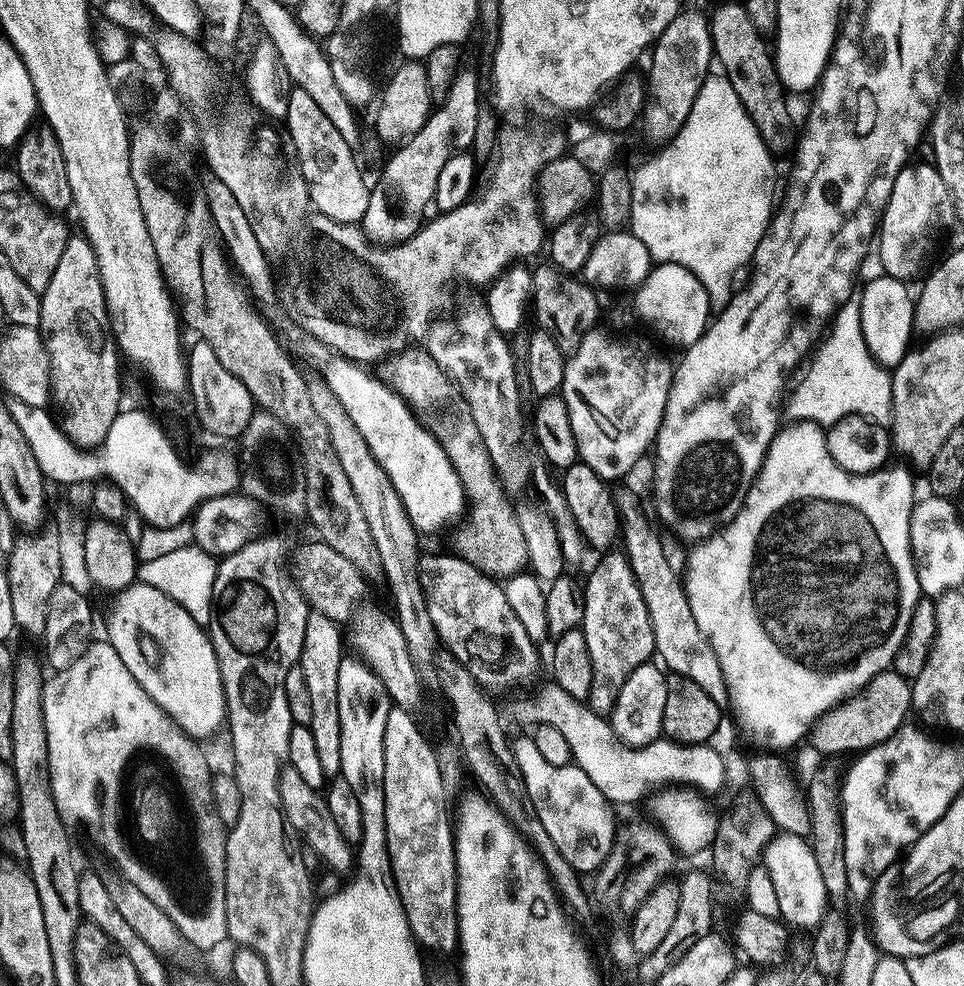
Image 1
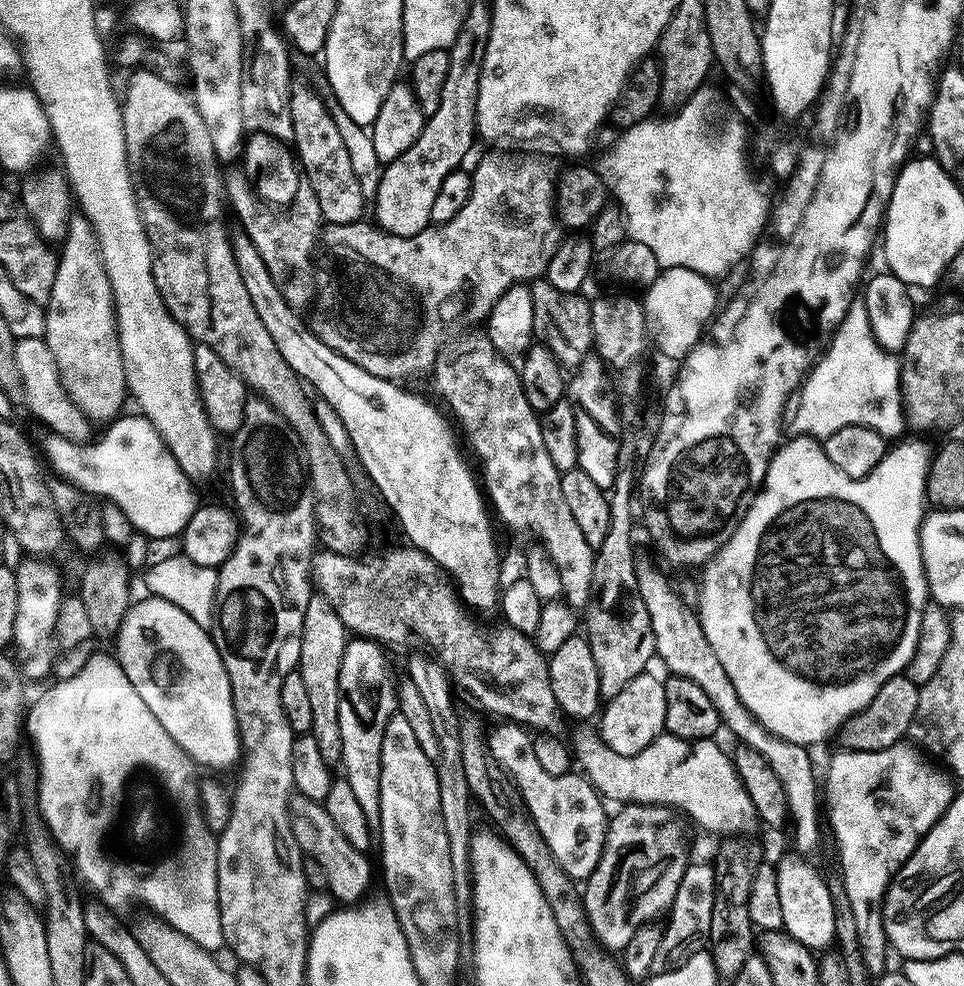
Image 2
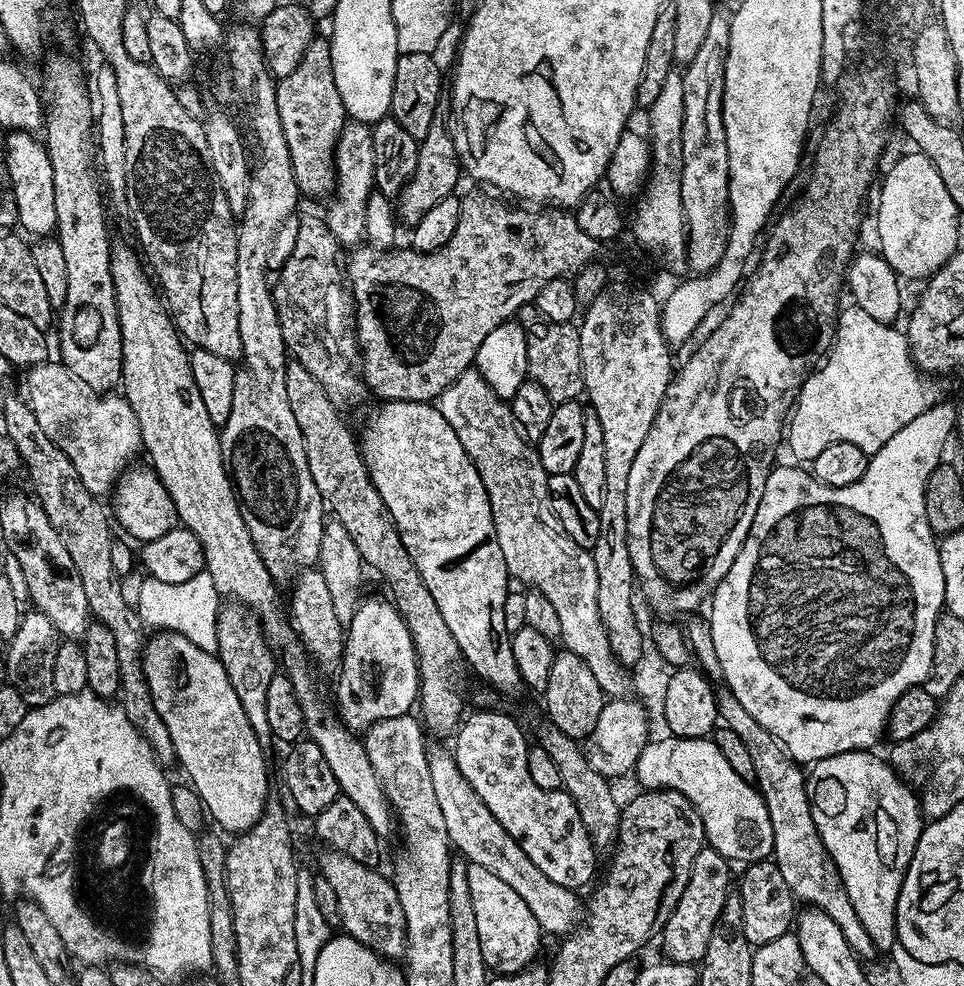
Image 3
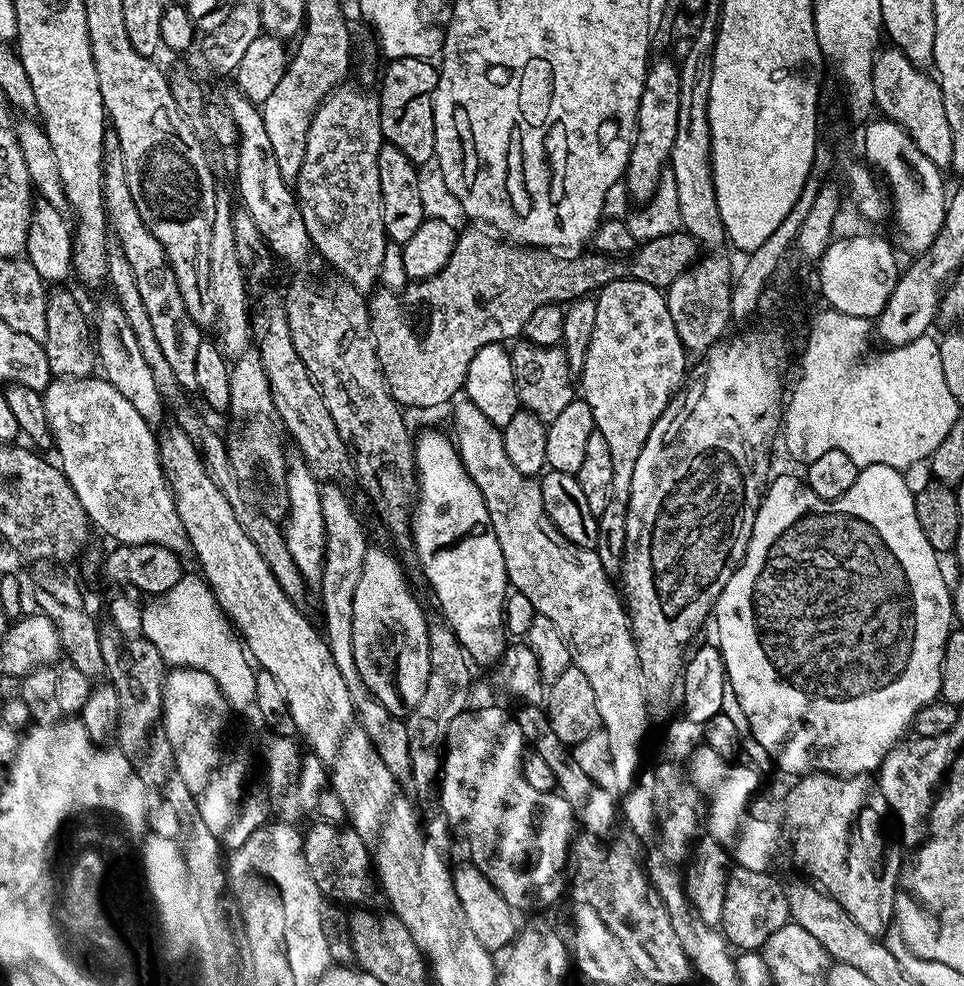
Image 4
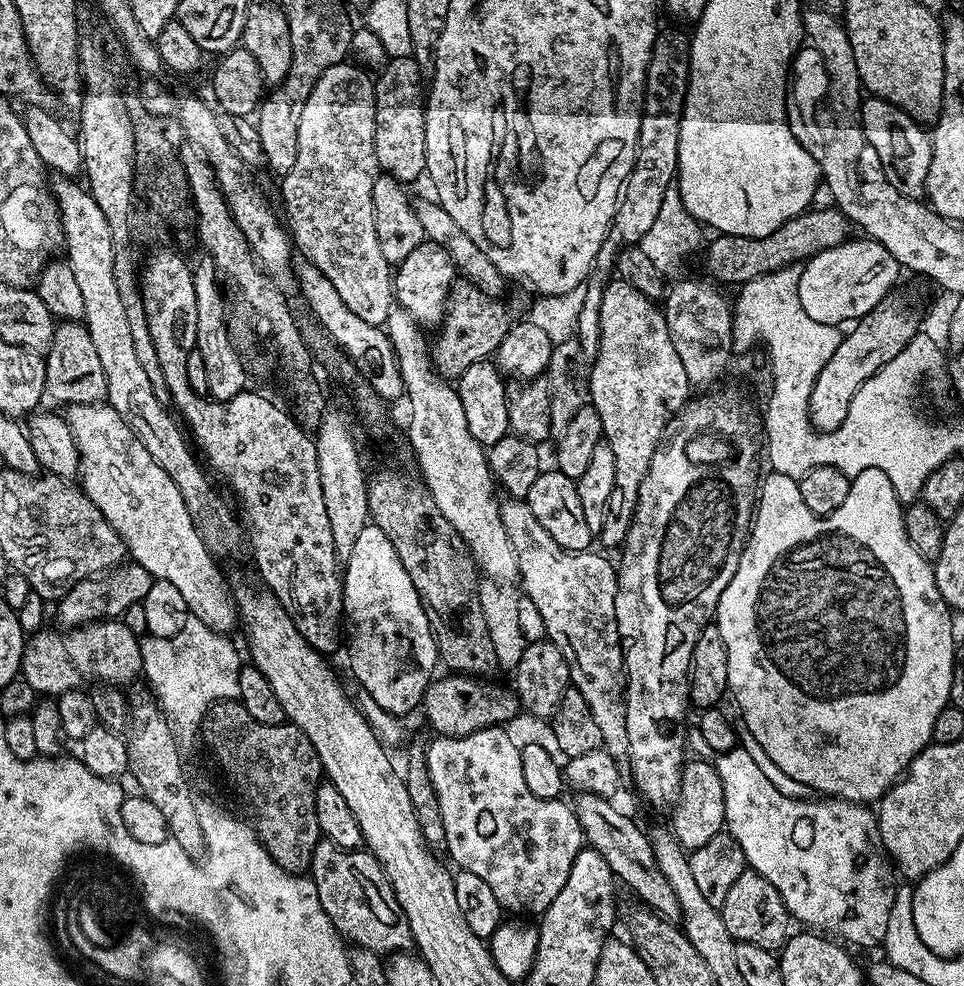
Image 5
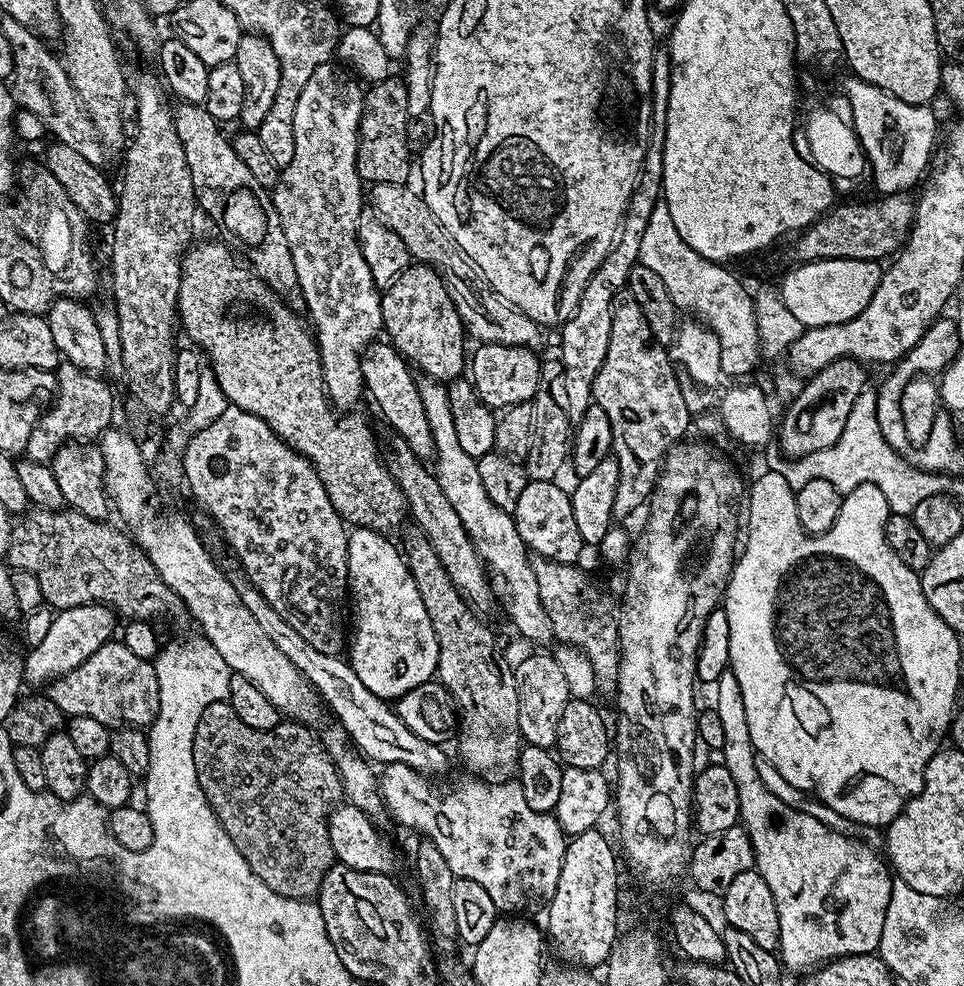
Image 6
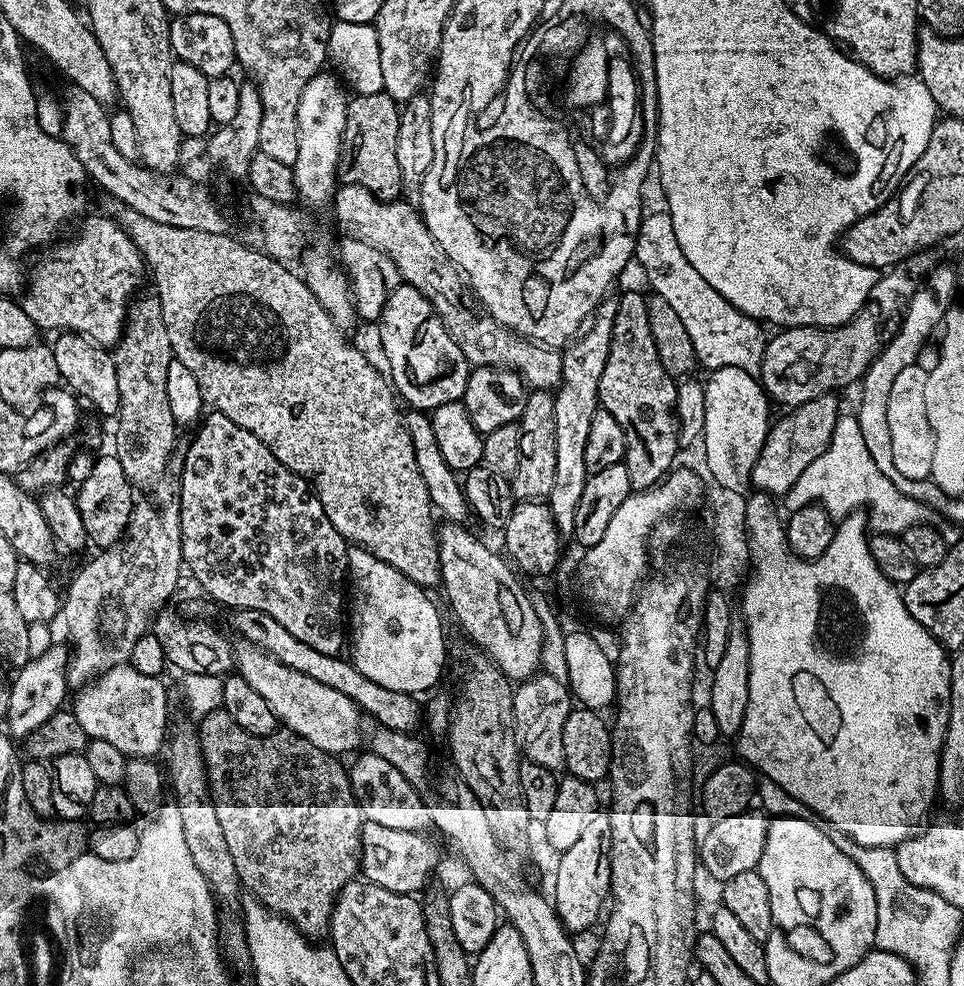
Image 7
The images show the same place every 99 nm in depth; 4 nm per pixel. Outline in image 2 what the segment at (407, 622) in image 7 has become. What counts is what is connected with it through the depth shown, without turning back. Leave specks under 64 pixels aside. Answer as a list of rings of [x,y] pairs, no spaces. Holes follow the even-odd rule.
[[[371,638],[349,639],[344,647],[344,657],[340,667],[338,686],[344,684],[344,700],[338,698],[338,722],[342,726],[342,761],[343,779],[350,782],[362,810],[369,822],[379,821],[380,818],[380,750],[382,734],[386,730],[386,722],[397,715],[397,681],[392,681],[392,668],[384,657],[385,649]]]

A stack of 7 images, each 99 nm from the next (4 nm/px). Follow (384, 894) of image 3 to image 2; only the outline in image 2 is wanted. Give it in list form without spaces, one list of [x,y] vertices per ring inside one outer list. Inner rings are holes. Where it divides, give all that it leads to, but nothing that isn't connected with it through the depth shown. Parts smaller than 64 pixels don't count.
[[[296,794],[291,797],[290,808],[294,838],[298,842],[300,851],[304,856],[314,858],[326,870],[329,883],[327,891],[333,901],[344,906],[359,905],[367,897],[364,895],[367,894],[368,887],[372,884],[373,861],[371,864],[365,853],[354,850],[354,846],[350,846],[350,842],[346,842],[346,838],[342,838],[338,826],[334,826],[334,822],[330,822],[330,814],[326,814],[321,801]]]

